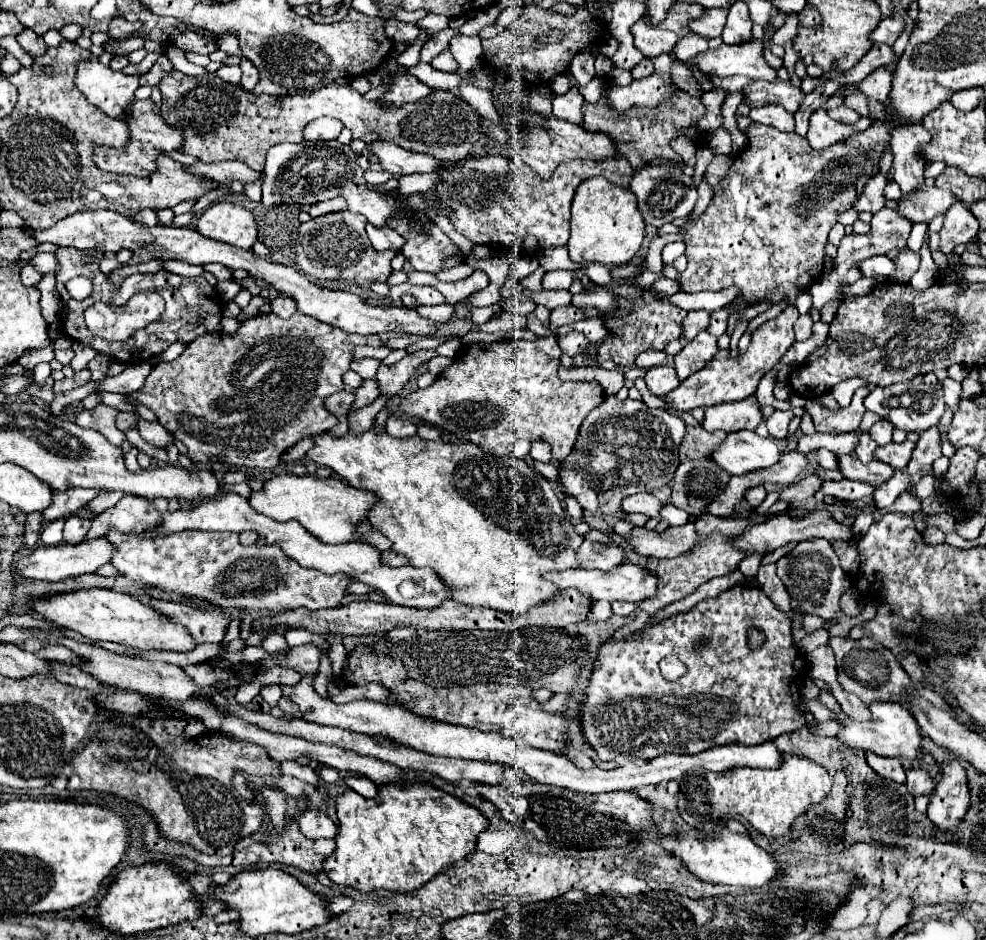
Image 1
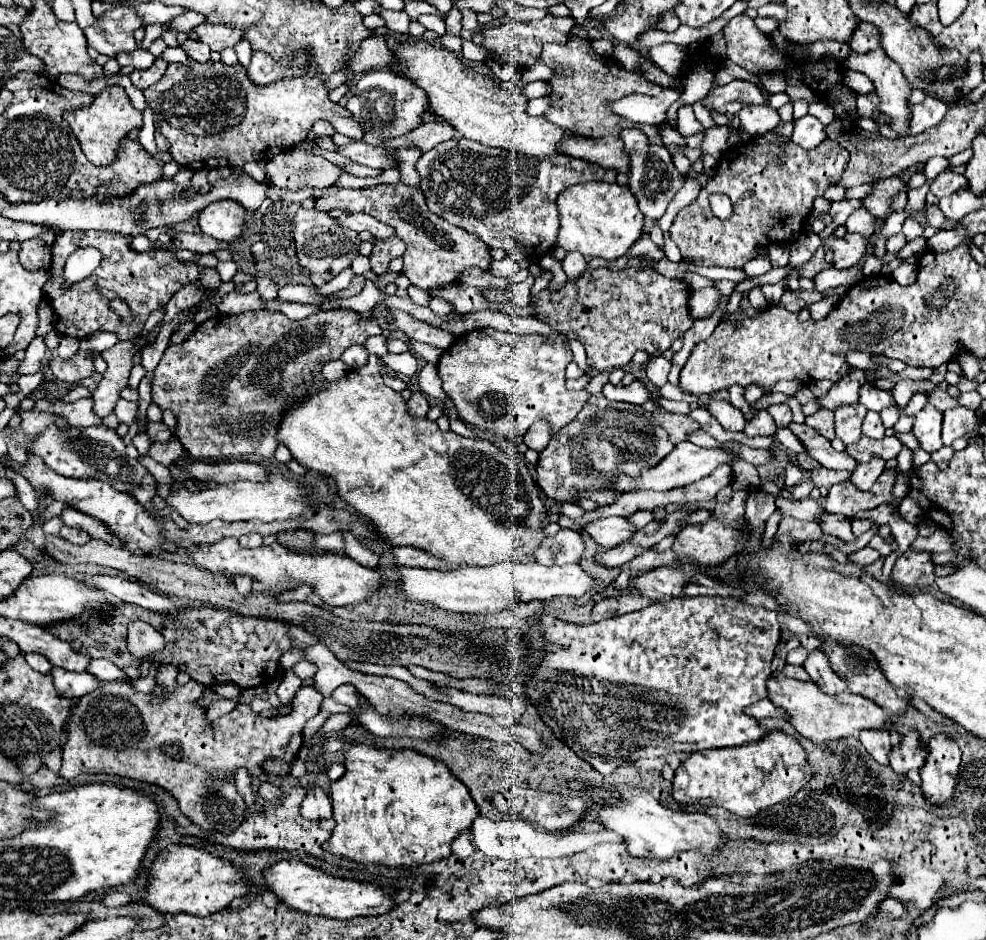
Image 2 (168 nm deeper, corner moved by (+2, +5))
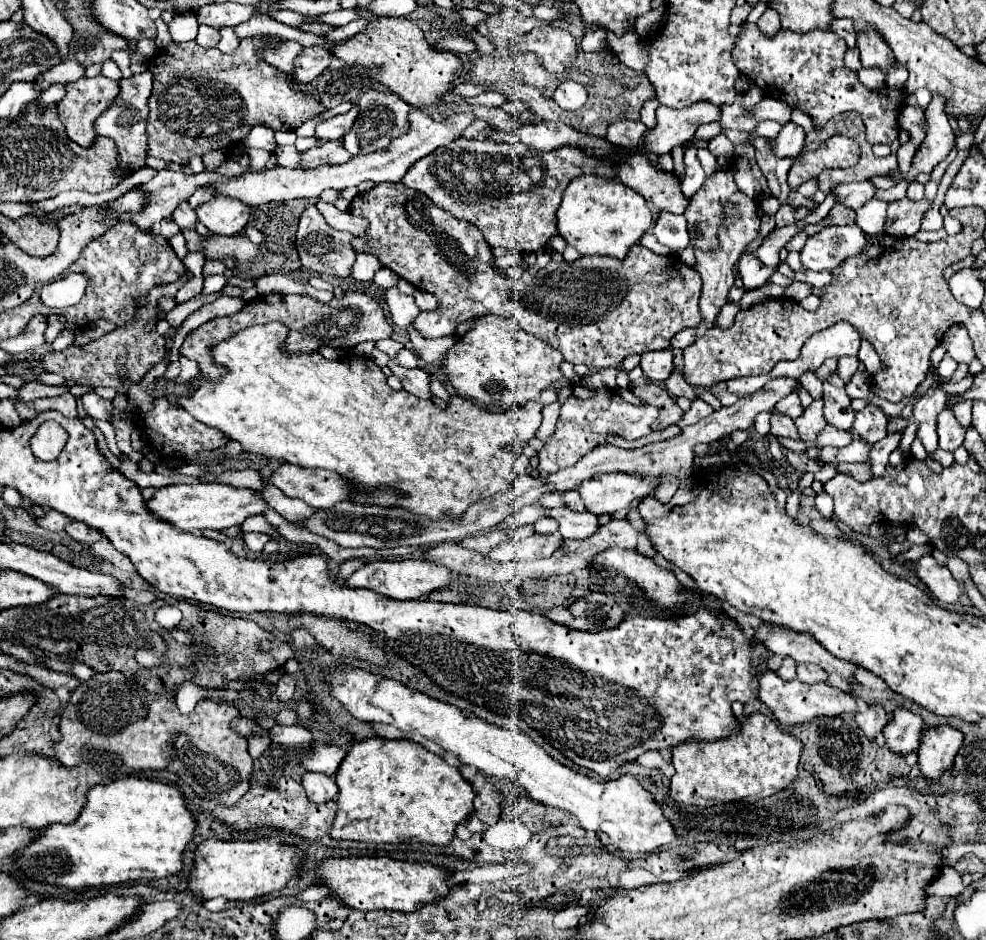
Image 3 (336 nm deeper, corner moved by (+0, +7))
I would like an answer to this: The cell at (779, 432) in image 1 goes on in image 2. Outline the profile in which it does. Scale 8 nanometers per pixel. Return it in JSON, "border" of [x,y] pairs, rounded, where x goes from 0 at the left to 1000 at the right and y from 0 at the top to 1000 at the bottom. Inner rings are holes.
{"border":[[[797,429],[795,431],[781,431],[779,439],[785,444],[789,454],[799,454],[803,450],[803,437]]]}

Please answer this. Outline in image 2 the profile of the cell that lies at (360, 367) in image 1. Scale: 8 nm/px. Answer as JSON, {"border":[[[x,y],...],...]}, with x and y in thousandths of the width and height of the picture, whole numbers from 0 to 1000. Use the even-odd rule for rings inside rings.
{"border":[[[357,367],[349,373],[347,378],[347,384],[355,390],[355,393],[361,393],[361,390],[369,390],[371,384],[373,384],[373,373],[369,367]]]}

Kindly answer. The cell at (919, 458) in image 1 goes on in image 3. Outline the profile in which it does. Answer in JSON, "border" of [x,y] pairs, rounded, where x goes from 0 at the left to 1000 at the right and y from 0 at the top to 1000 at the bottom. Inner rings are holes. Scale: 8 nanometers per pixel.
{"border":[[[945,388],[943,395],[945,395],[945,401],[947,401],[947,407],[939,416],[939,420],[933,422],[927,429],[927,444],[929,444],[929,450],[931,450],[931,465],[935,467],[935,473],[937,473],[941,484],[951,478],[951,463],[949,463],[947,454],[949,454],[949,444],[953,441],[953,437],[957,435],[957,429],[959,429],[959,418],[953,412],[955,403],[951,399],[951,393]]]}

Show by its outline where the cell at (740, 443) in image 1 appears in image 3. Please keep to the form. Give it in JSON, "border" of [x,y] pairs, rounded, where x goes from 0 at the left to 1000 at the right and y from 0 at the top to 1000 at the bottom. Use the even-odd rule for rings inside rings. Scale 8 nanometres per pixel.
{"border":[[[606,503],[586,518],[594,544],[602,548],[623,546],[637,539],[645,529],[659,527],[667,518],[663,507],[647,507],[639,503]]]}

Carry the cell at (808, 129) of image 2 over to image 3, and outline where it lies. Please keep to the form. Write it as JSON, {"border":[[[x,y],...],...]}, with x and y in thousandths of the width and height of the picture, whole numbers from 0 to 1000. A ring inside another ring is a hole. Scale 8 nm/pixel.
{"border":[[[799,131],[793,135],[793,139],[789,141],[787,148],[783,148],[781,152],[781,159],[783,163],[793,169],[793,167],[801,167],[801,169],[807,169],[811,163],[813,163],[813,154],[815,154],[815,139],[813,135],[805,133],[805,131]]]}

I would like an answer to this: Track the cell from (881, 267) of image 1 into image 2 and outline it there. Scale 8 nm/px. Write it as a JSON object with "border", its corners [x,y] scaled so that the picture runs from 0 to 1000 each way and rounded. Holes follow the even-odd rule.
{"border":[[[862,248],[856,252],[856,254],[846,254],[844,250],[836,256],[836,263],[842,263],[846,267],[846,284],[848,286],[858,286],[858,284],[864,284],[870,280],[870,271],[860,265],[862,263]]]}

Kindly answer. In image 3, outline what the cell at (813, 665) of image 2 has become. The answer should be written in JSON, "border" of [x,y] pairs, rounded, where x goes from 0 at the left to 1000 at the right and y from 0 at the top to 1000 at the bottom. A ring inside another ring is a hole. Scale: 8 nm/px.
{"border":[[[807,707],[807,720],[809,724],[817,724],[817,727],[832,727],[838,724],[840,716],[834,714],[834,710],[830,707]]]}

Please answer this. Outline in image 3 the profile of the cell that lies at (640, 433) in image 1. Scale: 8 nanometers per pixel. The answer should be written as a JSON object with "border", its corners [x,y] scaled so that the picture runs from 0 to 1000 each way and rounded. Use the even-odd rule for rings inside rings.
{"border":[[[598,414],[602,420],[596,424],[586,424],[582,420],[576,422],[576,427],[568,433],[568,444],[564,450],[564,459],[560,465],[556,465],[546,480],[546,501],[548,503],[564,503],[570,497],[582,495],[588,490],[594,480],[602,478],[604,473],[615,471],[617,461],[627,461],[633,467],[649,467],[659,461],[659,450],[667,444],[667,435],[659,431],[639,431],[631,427],[631,422],[617,414]]]}

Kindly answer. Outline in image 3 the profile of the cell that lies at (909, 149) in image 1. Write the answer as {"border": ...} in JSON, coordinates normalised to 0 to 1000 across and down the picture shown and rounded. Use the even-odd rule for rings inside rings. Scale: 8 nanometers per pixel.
{"border":[[[886,31],[870,33],[868,48],[872,54],[874,71],[892,71],[897,78],[907,69],[907,56],[903,54],[901,46],[895,41],[895,37]]]}

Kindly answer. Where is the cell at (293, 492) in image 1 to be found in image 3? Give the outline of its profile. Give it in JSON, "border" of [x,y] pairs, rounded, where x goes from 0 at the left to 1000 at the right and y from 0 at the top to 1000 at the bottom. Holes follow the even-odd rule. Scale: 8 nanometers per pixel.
{"border":[[[211,514],[211,516],[170,516],[158,520],[158,524],[148,533],[148,541],[160,552],[176,559],[181,565],[225,565],[237,559],[245,559],[252,548],[268,546],[272,535],[258,522],[239,520],[235,516]]]}

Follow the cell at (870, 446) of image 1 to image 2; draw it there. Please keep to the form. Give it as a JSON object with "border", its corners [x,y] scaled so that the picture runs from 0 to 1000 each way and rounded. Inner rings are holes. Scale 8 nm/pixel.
{"border":[[[872,429],[850,433],[848,441],[848,465],[856,469],[856,473],[864,473],[874,465],[874,448],[878,444],[878,433]]]}

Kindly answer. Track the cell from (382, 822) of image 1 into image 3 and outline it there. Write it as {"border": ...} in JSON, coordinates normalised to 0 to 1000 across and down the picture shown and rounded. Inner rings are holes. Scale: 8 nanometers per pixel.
{"border":[[[377,784],[365,790],[359,790],[357,797],[351,801],[349,810],[345,812],[343,820],[341,820],[341,835],[345,839],[343,850],[341,850],[341,871],[337,878],[337,890],[339,893],[355,893],[355,895],[377,895],[377,897],[404,897],[404,895],[426,895],[426,897],[440,897],[440,899],[454,899],[460,890],[460,880],[465,876],[469,876],[471,871],[475,871],[475,867],[479,865],[479,852],[481,852],[481,839],[475,831],[469,829],[465,816],[454,814],[446,803],[434,799],[432,795],[428,795],[426,790],[414,788],[414,786],[389,786],[389,784]]]}

